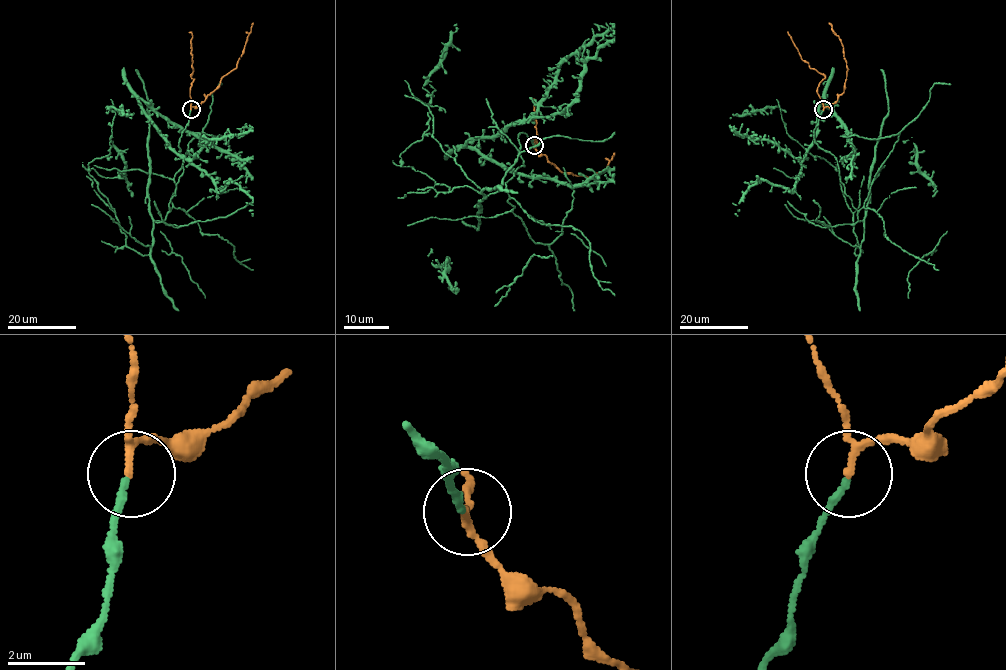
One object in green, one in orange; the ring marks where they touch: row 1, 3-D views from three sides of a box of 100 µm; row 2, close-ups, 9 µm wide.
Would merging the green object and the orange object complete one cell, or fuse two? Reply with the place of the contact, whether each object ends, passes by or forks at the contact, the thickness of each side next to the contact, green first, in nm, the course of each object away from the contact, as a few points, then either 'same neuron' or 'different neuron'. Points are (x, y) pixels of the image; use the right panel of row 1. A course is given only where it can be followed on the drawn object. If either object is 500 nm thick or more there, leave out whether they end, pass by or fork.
at (823, 109); green ends there; orange passes by; 190 nm thick on the green side, 150 nm on the other; green runs (823, 110), (814, 142), (863, 205), (899, 133), (850, 142), (823, 98), (795, 186), (759, 179), (738, 216); orange runs (823, 110), (844, 92), (847, 67), (841, 41), (829, 23); same neuron

